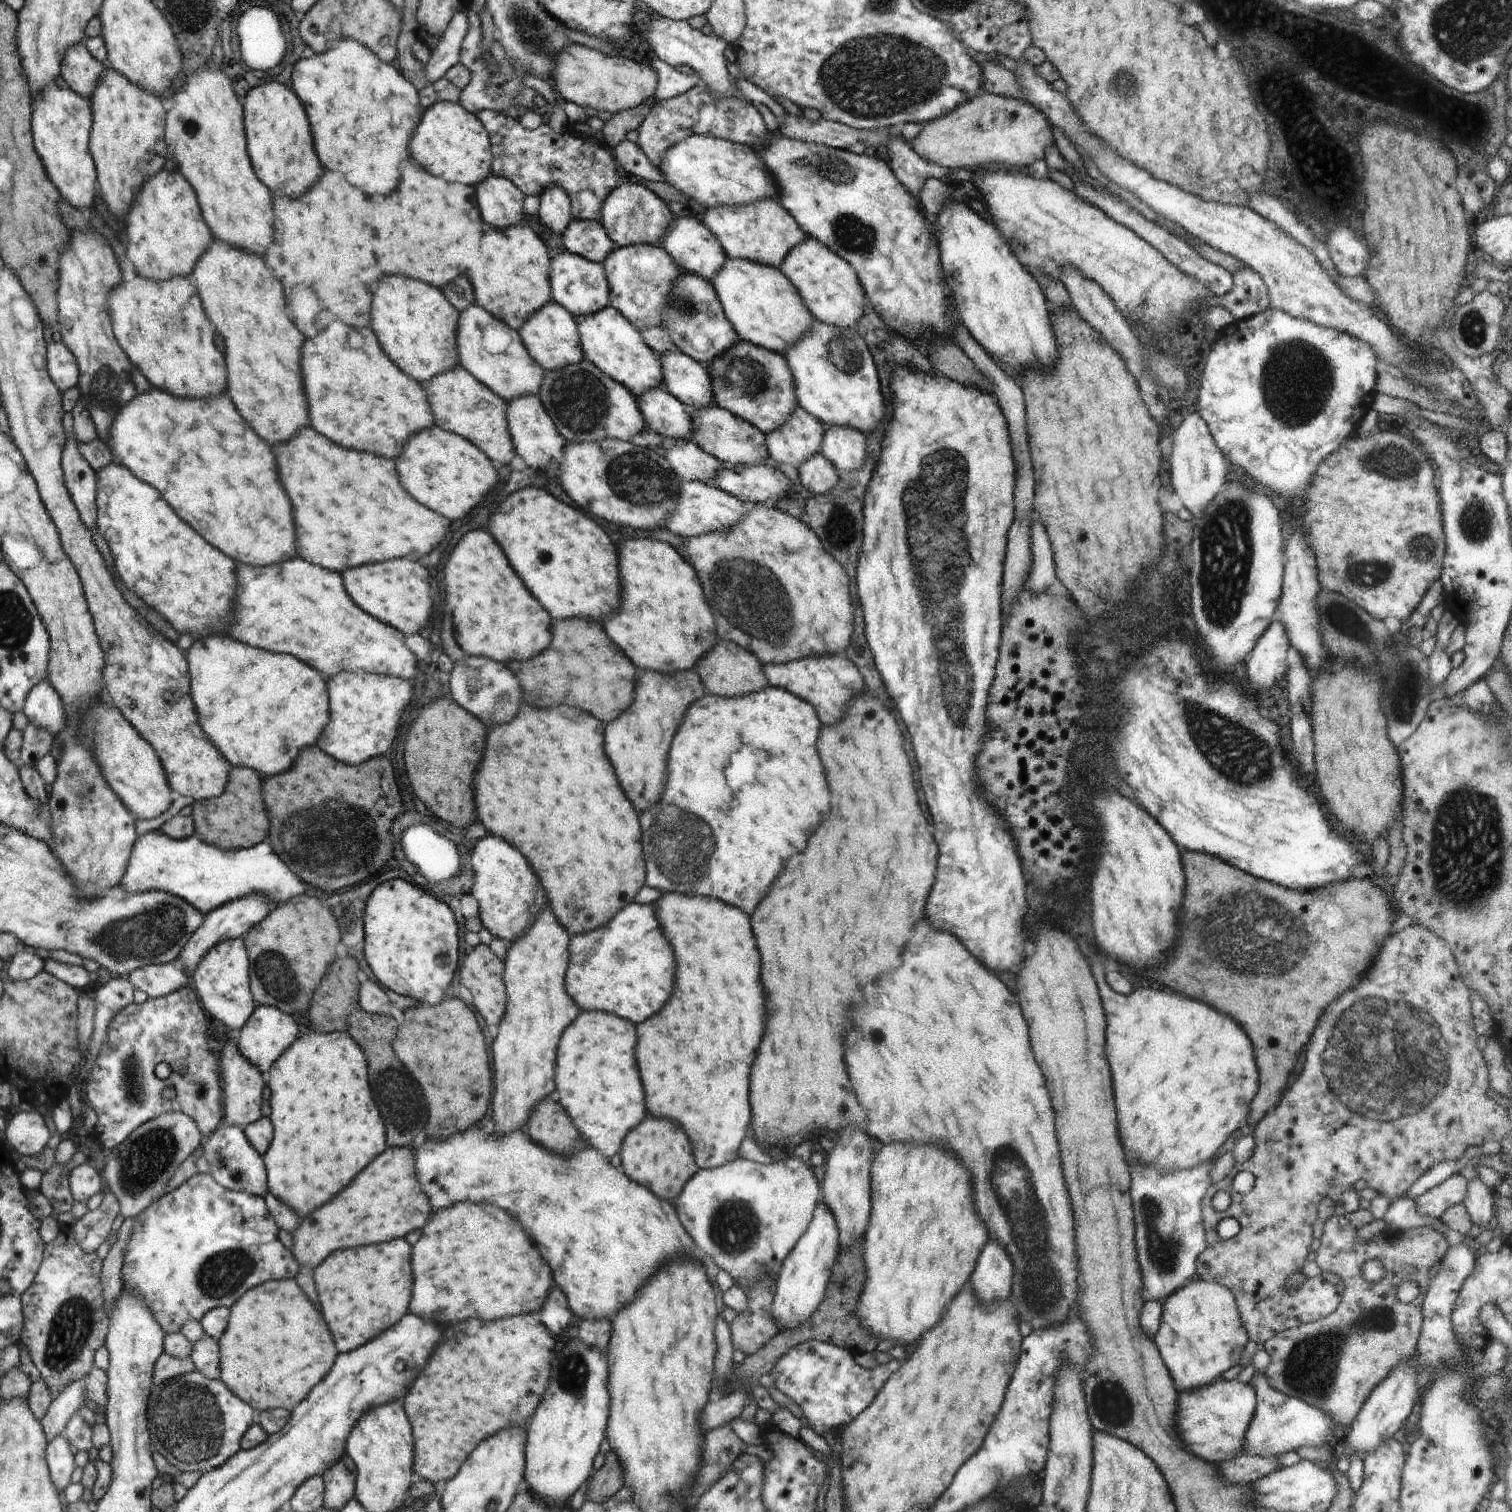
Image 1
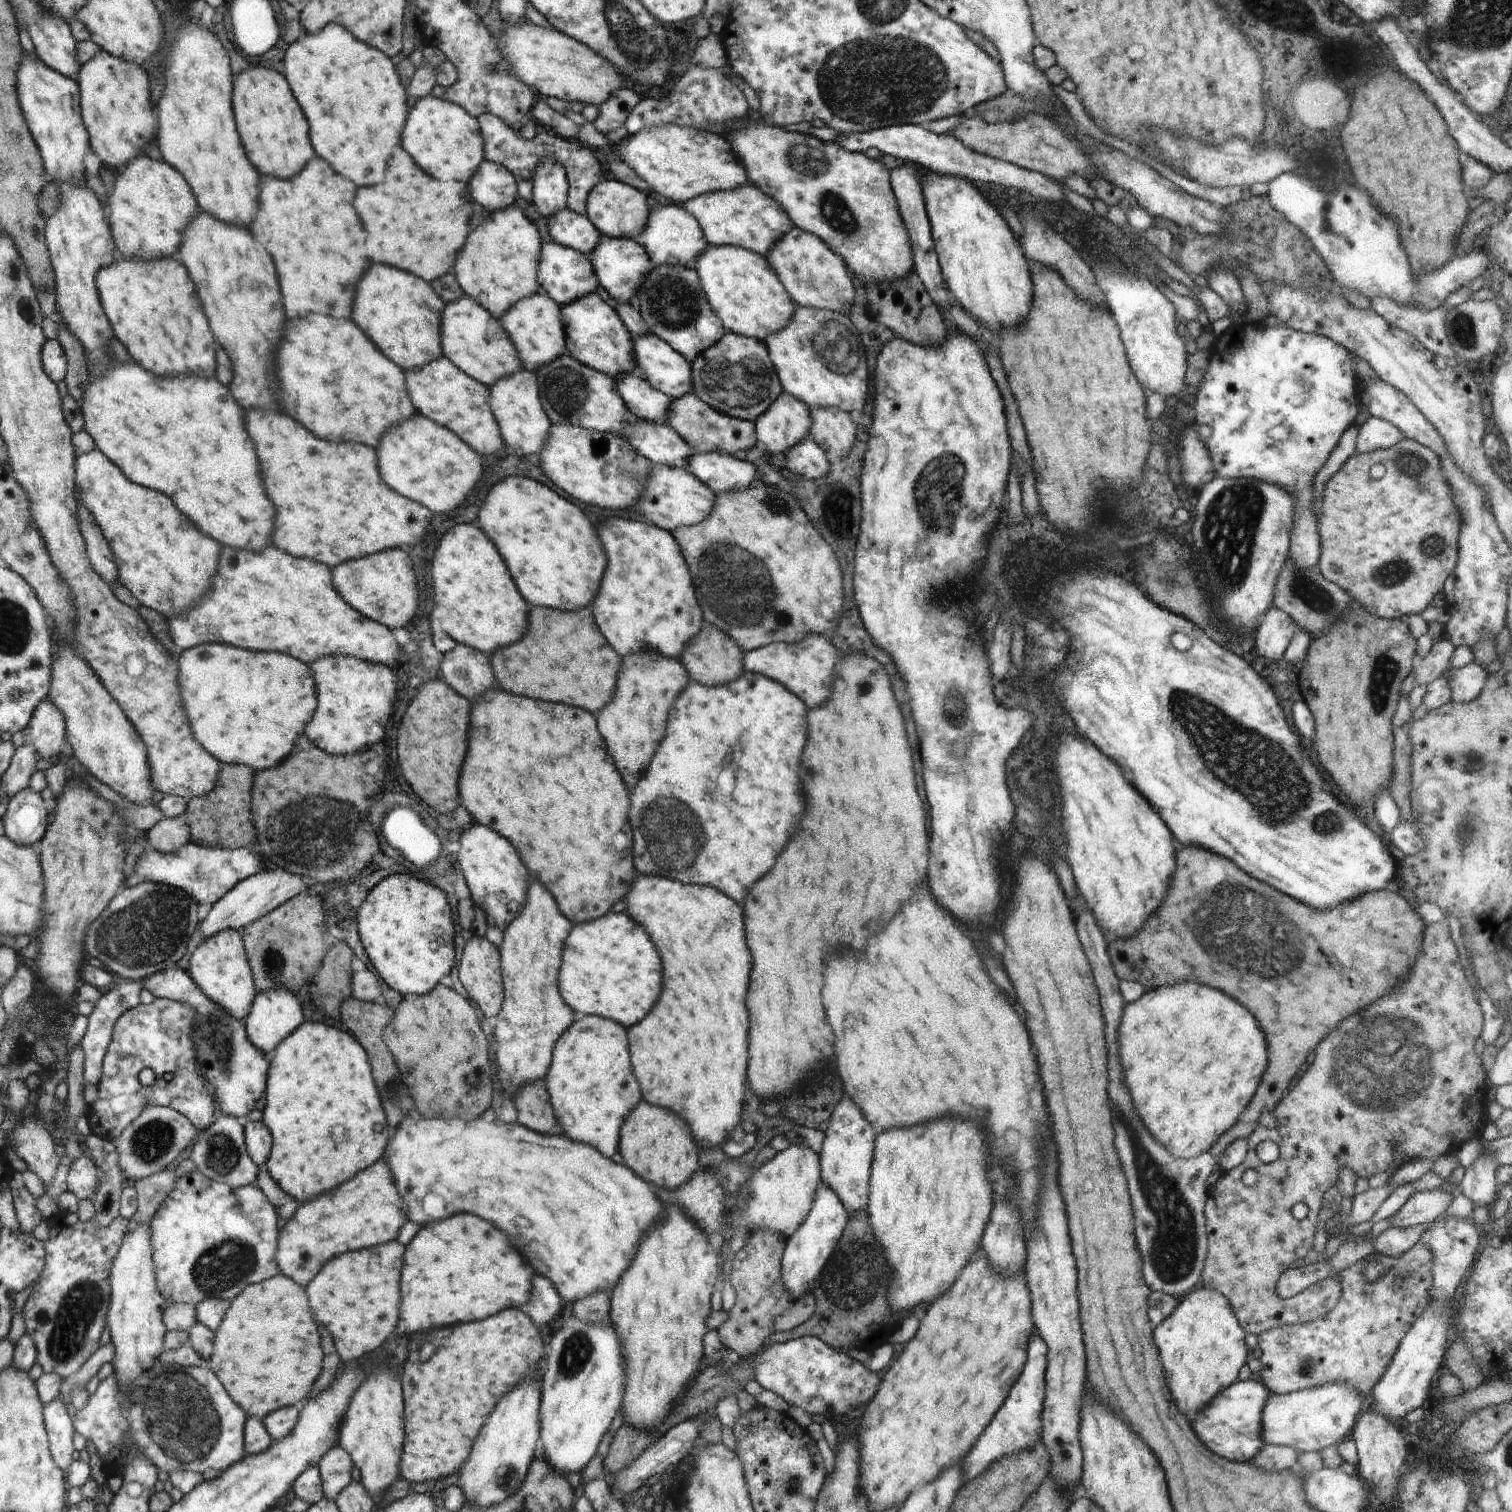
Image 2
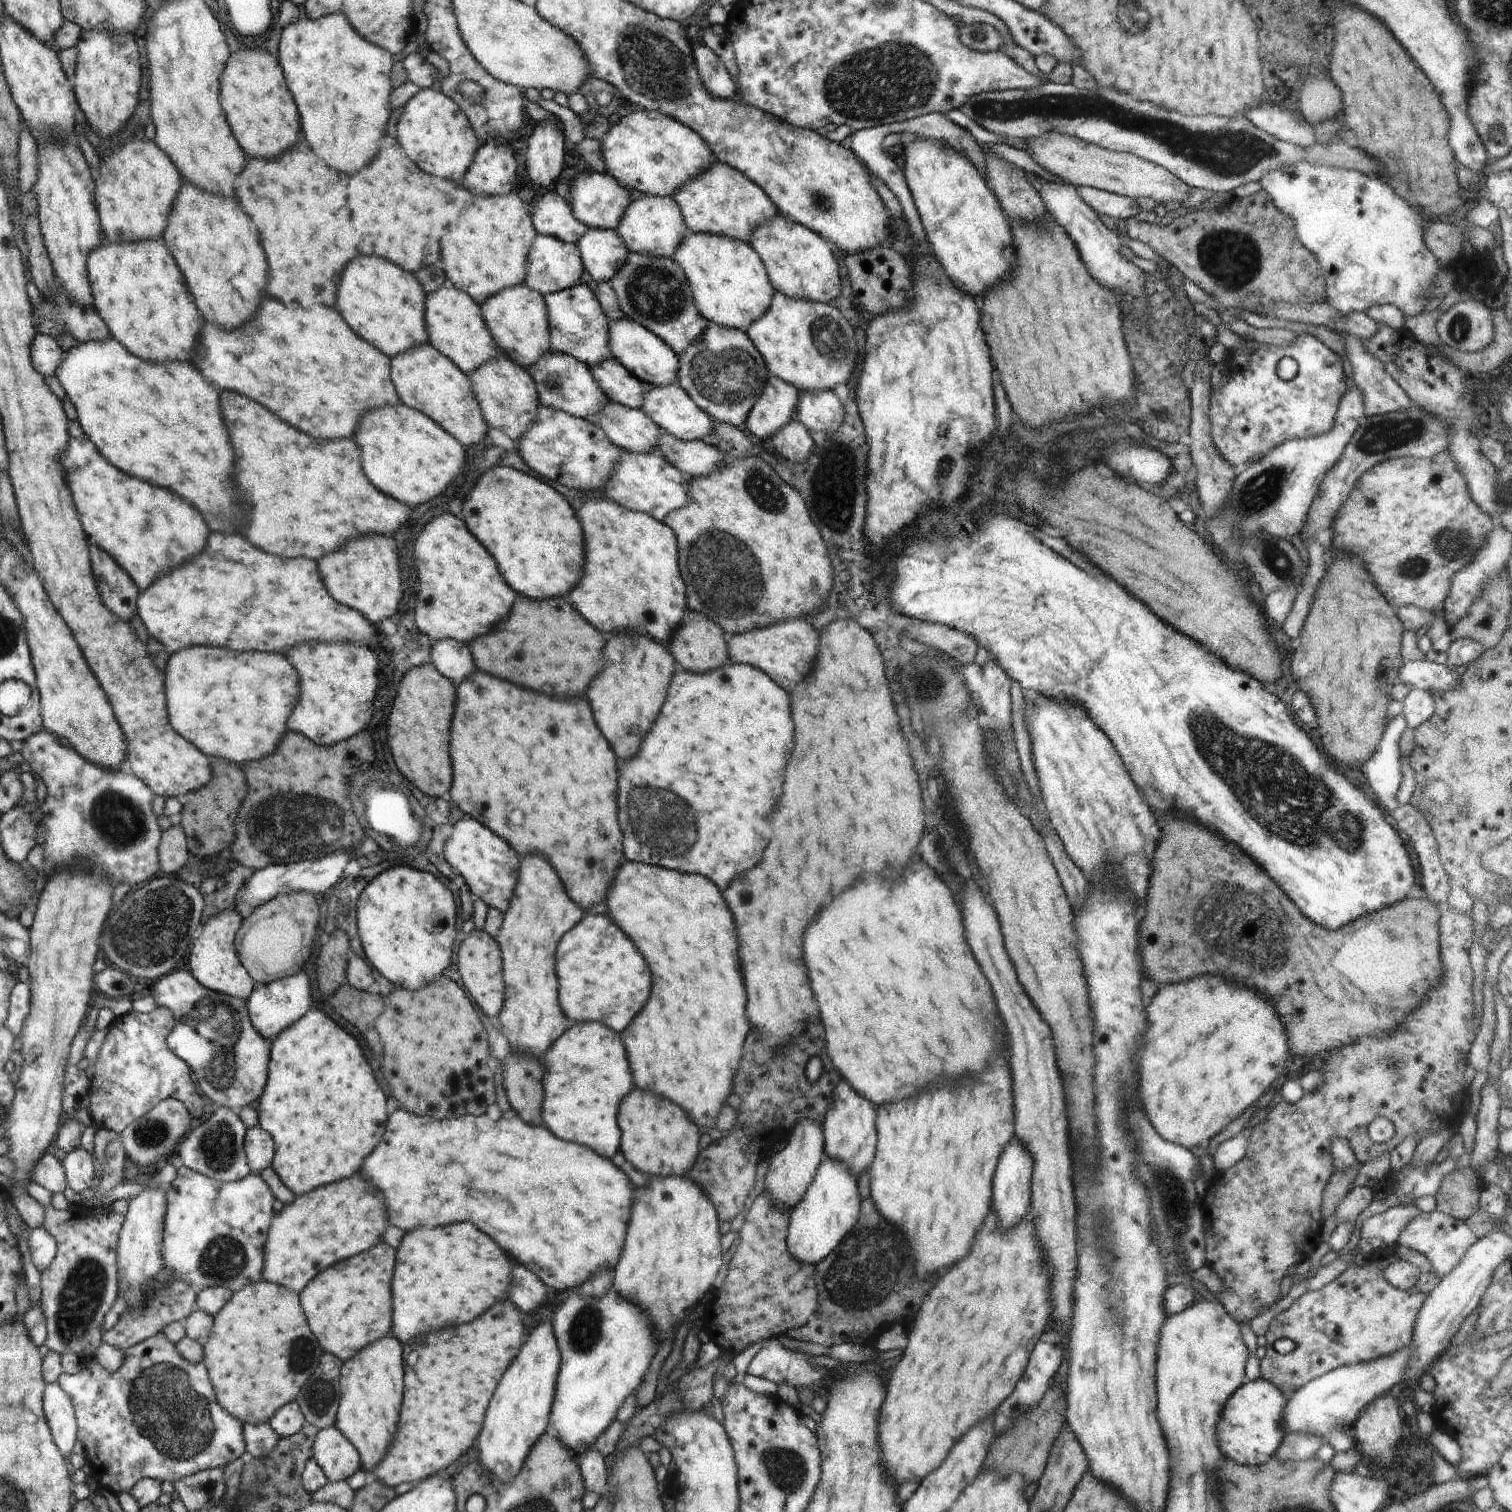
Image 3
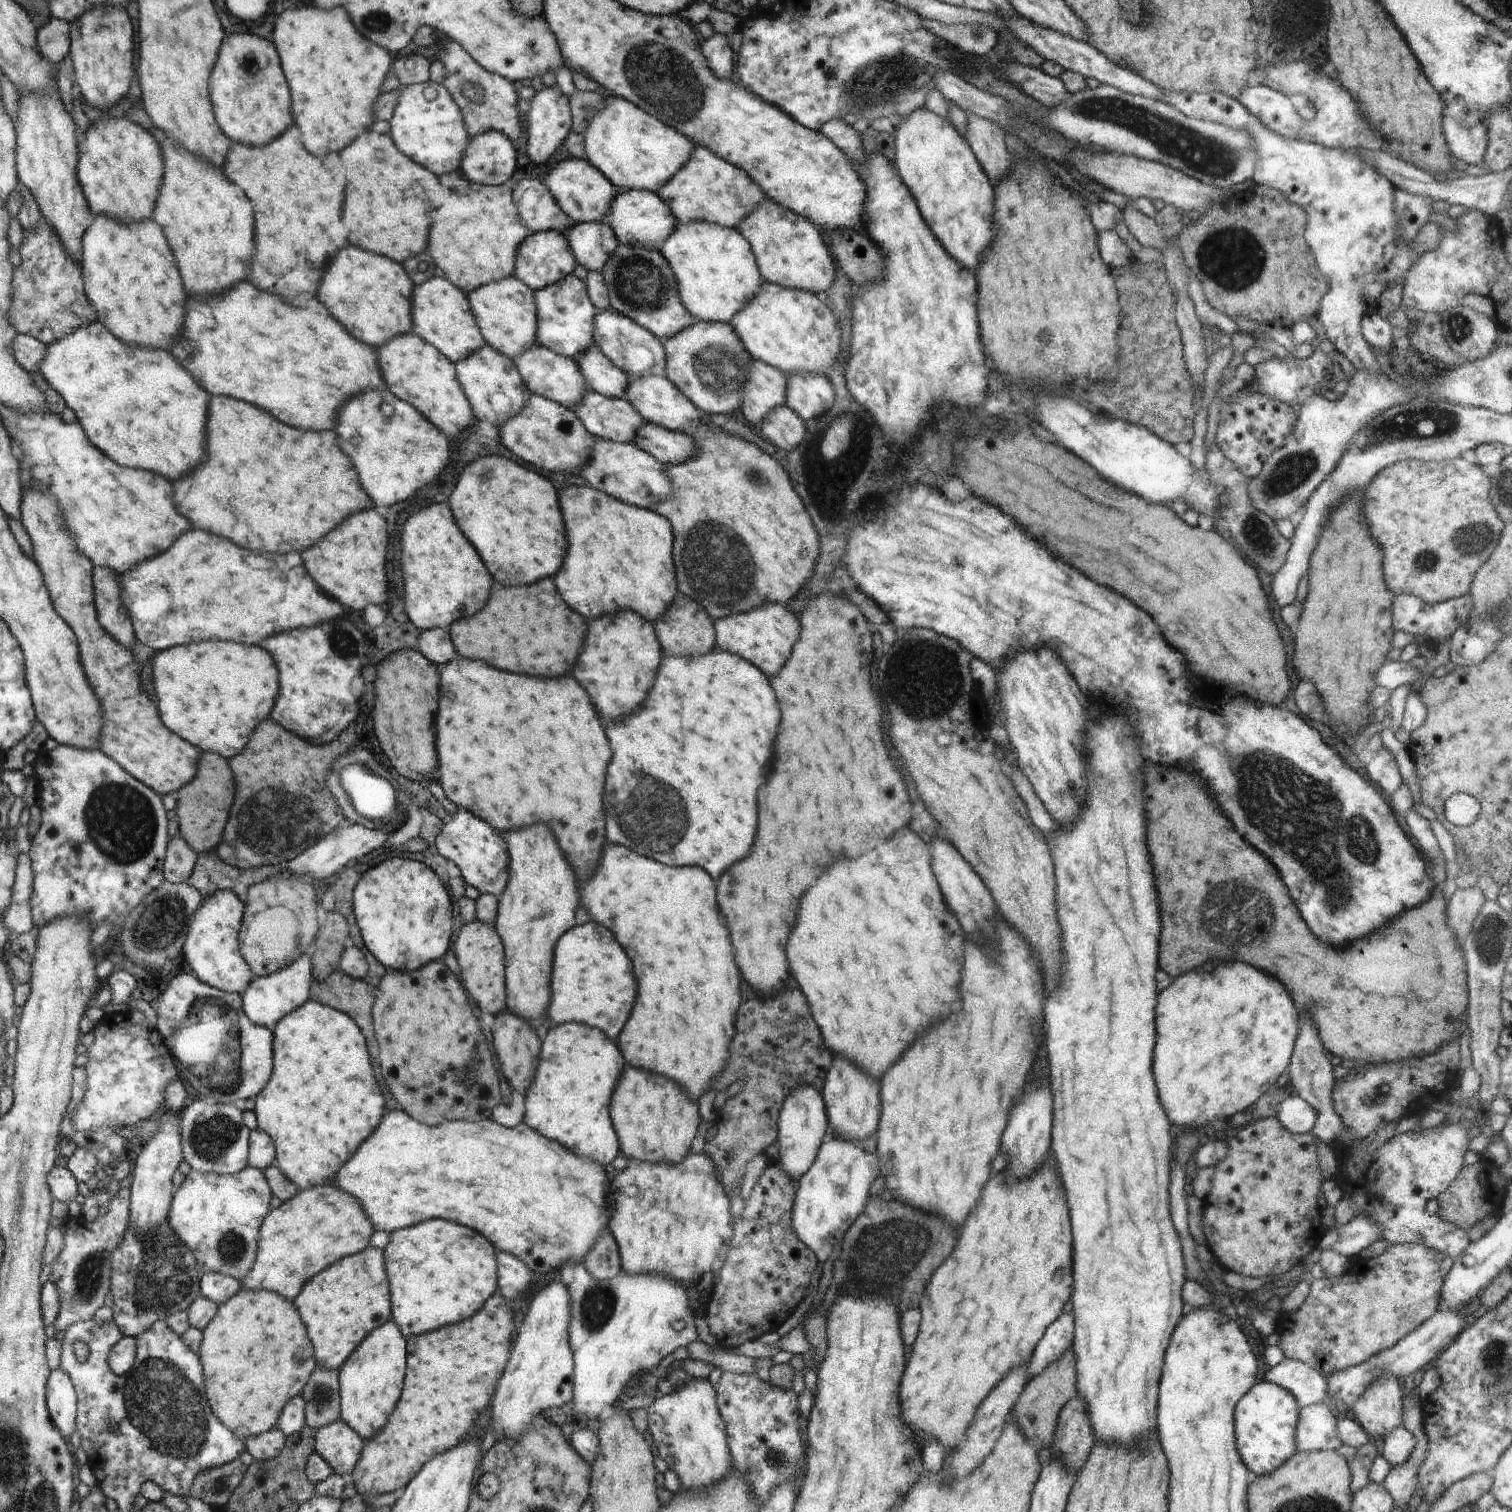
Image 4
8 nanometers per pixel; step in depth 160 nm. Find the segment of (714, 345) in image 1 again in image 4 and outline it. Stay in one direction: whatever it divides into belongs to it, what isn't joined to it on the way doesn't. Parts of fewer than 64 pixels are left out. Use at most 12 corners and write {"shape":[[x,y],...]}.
{"shape":[[619,243],[611,310],[660,340],[694,320],[663,253]]}

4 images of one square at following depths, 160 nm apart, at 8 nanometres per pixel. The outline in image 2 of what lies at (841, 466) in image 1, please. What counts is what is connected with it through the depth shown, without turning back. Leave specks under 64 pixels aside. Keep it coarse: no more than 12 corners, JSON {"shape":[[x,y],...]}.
{"shape":[[810,409],[810,438],[844,458],[855,443],[854,416]]}

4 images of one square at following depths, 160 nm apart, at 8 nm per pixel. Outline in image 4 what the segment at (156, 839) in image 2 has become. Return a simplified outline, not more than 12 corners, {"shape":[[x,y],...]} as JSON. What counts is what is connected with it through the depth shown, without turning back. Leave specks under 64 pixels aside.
{"shape":[[180,834],[167,848],[163,876],[187,882],[197,852]]}

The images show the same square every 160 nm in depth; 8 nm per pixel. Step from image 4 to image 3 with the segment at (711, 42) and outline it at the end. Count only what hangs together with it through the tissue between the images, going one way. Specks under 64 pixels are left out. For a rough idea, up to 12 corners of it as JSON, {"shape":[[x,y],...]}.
{"shape":[[701,45],[693,57],[704,88],[732,100],[738,85],[712,49]]}

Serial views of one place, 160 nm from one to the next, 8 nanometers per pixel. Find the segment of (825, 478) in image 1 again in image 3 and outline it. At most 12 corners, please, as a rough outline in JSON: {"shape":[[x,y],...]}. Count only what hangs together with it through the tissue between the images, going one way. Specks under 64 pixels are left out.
{"shape":[[794,420],[771,438],[786,460],[802,464],[815,443]]}

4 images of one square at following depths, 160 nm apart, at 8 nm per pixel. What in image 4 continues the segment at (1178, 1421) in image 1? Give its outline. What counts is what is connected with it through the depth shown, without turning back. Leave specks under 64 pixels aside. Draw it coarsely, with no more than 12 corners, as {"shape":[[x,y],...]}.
{"shape":[[1254,1383],[1233,1416],[1248,1472],[1270,1474],[1295,1453],[1290,1391]]}

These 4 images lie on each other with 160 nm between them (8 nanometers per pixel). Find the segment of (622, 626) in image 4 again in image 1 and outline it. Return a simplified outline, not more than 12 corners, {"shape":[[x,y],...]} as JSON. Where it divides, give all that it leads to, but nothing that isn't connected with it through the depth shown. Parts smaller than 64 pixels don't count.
{"shape":[[646,669],[608,756],[642,812],[668,780],[672,736],[706,690]]}

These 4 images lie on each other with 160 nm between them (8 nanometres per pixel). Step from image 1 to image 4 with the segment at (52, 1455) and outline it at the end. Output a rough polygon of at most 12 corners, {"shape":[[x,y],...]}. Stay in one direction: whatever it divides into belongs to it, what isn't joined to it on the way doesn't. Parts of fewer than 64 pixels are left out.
{"shape":[[63,1369],[50,1372],[47,1407],[70,1439],[76,1429],[77,1394]]}

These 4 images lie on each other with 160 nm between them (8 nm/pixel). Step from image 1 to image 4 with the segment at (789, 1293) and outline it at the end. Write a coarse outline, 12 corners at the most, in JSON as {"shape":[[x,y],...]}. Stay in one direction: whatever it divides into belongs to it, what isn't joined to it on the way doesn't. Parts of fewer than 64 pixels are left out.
{"shape":[[829,1138],[795,1190],[820,1265],[864,1212],[879,1158]]}

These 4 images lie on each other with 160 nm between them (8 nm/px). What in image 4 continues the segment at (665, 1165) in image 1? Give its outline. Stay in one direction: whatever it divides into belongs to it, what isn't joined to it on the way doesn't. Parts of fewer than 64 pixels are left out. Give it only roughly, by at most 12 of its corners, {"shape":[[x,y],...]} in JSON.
{"shape":[[628,1068],[612,1124],[628,1158],[678,1164],[700,1128],[672,1080]]}

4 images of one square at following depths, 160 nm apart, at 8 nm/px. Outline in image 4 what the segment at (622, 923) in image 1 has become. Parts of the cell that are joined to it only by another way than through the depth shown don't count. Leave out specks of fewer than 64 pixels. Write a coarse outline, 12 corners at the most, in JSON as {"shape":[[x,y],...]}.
{"shape":[[598,922],[556,949],[551,1026],[616,1038],[636,1000],[632,964]]}

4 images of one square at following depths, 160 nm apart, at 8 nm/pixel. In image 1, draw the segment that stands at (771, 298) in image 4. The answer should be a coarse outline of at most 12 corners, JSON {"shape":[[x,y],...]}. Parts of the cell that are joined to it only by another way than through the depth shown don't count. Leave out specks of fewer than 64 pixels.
{"shape":[[813,320],[784,356],[799,405],[868,434],[886,416],[857,330]]}

